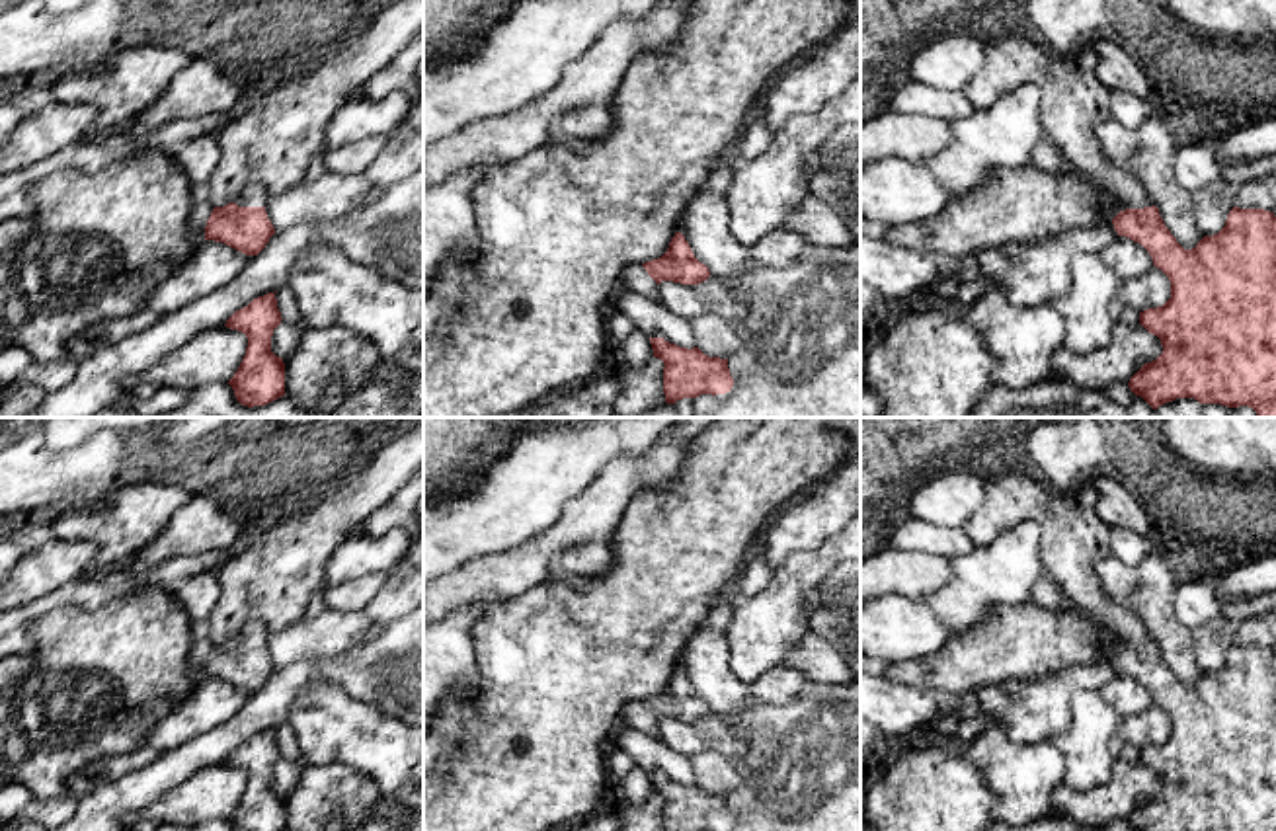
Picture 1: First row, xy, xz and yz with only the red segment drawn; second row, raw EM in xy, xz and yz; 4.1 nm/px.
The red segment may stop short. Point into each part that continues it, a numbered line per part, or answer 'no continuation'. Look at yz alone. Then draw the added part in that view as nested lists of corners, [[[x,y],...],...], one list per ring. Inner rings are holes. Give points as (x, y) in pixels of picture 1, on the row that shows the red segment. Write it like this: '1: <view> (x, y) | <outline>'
1: yz (1074, 102) | [[[997,37],[985,41],[985,64],[964,86],[964,94],[974,109],[987,109],[1007,92],[1022,84],[1034,84],[1042,94],[1040,121],[1044,138],[1063,154],[1067,170],[1114,201],[1112,207],[1100,209],[1108,222],[1112,222],[1120,211],[1153,207],[1153,201],[1136,176],[1116,168],[1102,152],[1097,127],[1110,119],[1110,90],[1100,82],[1097,62],[1098,59],[1093,45],[1077,55],[1057,55],[1052,59],[1040,45],[1028,39]]]

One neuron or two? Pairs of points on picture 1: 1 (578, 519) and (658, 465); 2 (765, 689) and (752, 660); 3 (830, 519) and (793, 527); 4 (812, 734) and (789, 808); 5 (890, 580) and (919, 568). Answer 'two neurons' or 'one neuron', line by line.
1: one neuron
2: two neurons
3: one neuron
4: one neuron
5: one neuron

